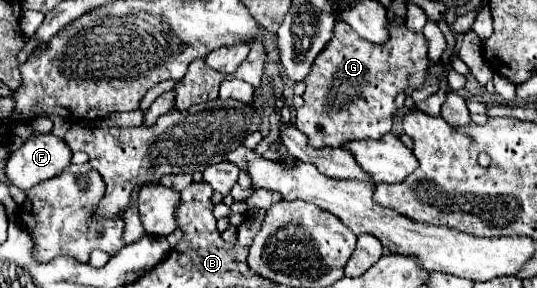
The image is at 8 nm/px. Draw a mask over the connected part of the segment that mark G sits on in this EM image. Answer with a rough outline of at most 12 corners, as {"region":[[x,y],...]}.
{"region":[[338,21],[306,75],[310,147],[380,139],[428,71],[422,33]]}

